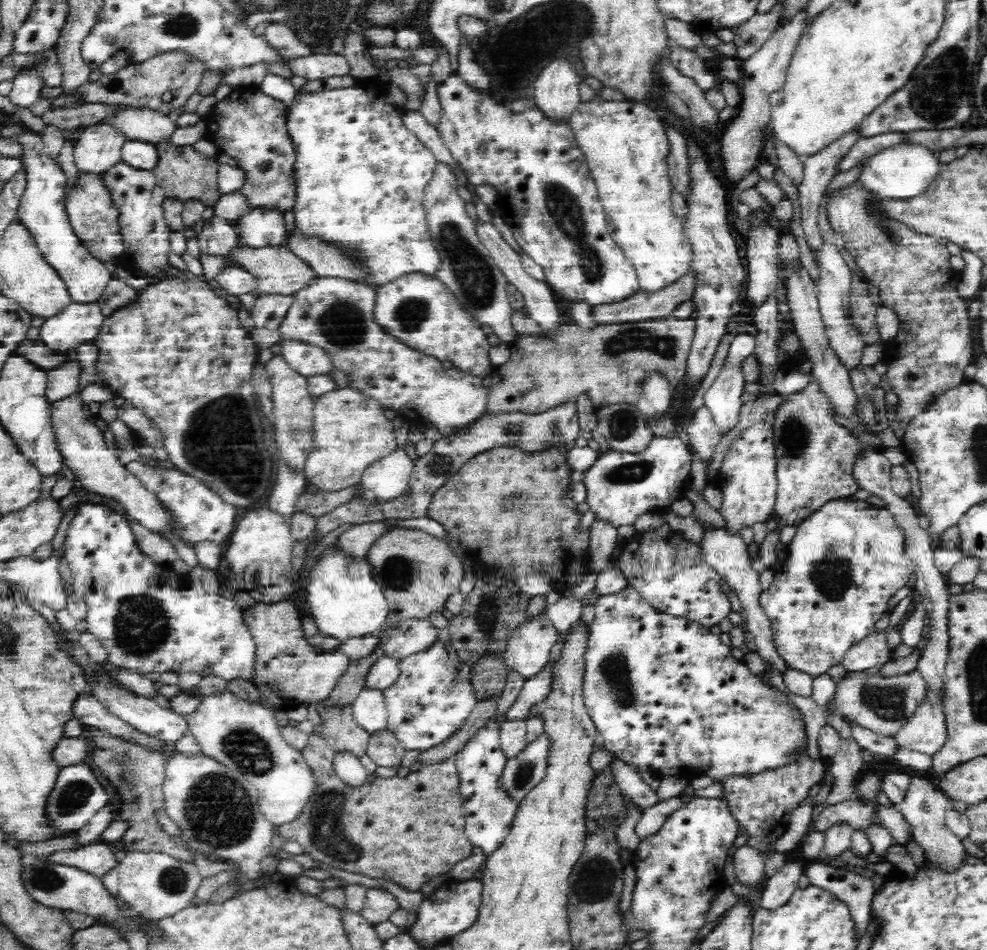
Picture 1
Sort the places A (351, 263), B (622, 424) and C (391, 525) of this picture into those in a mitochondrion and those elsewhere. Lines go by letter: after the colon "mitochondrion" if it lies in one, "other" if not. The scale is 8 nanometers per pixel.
A: other
B: mitochondrion
C: other

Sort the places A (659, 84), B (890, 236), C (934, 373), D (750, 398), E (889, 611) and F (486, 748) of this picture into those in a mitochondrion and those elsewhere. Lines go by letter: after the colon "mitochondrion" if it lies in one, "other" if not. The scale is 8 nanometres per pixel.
A: other
B: mitochondrion
C: other
D: other
E: other
F: other

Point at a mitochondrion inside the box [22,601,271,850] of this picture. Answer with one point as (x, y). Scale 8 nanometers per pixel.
(73, 795)

